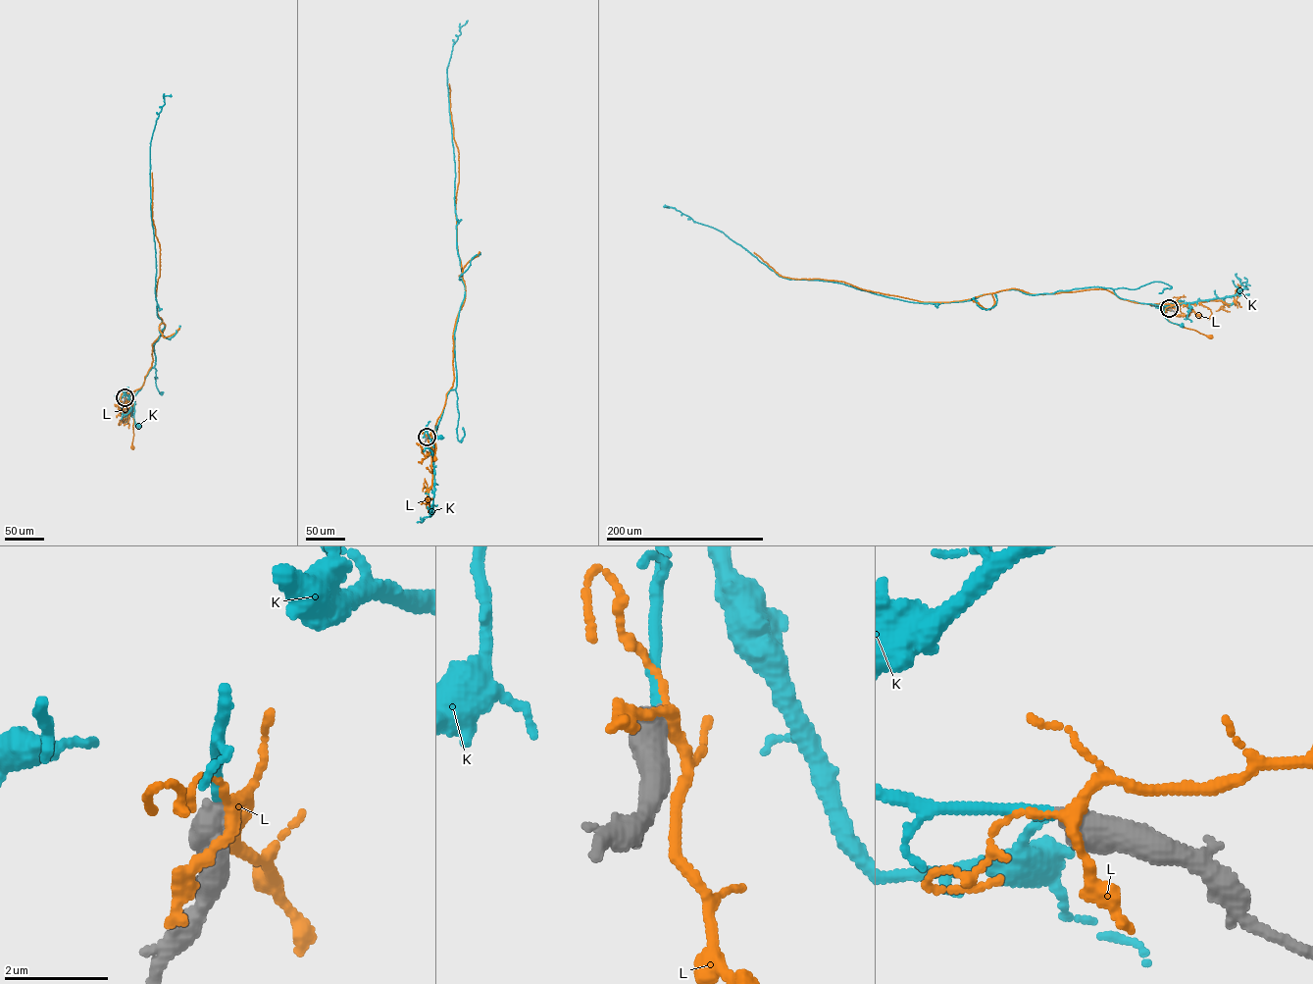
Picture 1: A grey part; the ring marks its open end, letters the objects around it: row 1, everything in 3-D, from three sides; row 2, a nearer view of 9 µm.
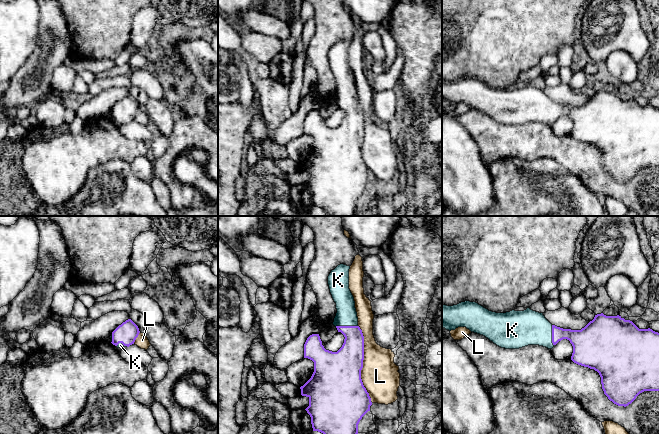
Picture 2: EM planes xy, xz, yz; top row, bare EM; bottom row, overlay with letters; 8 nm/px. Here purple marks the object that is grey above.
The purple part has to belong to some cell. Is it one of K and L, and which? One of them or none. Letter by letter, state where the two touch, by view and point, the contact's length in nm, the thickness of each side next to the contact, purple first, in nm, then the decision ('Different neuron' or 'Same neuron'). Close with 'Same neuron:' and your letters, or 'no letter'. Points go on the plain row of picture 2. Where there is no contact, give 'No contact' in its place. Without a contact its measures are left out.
K: Touches purple at xz (346, 102). Shared border 180 nm. Thickness 220 nm (purple) against 170 nm. Same neuron
L: Touches purple at xz (362, 140). Shared border 650 nm. Thickness 400 nm (purple) against 300 nm. Different neuron
Same neuron: K

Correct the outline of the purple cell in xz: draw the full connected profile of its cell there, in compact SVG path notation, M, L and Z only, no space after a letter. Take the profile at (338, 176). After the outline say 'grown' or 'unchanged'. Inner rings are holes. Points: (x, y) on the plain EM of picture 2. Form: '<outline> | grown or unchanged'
M340 40L328 52L328 61L337 89L333 101L341 108L345 115L337 128L326 126L322 121L319 110L310 111L304 120L304 134L314 138L314 148L311 154L300 163L301 171L309 174L309 182L305 185L311 193L313 207L323 209L328 216L357 216L358 200L362 193L370 187L371 174L361 155L361 146L364 136L364 112L358 102L358 93L354 73L349 65L350 42Z | grown

